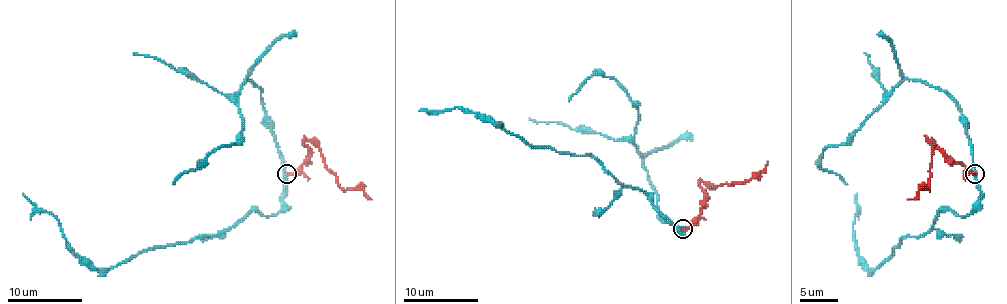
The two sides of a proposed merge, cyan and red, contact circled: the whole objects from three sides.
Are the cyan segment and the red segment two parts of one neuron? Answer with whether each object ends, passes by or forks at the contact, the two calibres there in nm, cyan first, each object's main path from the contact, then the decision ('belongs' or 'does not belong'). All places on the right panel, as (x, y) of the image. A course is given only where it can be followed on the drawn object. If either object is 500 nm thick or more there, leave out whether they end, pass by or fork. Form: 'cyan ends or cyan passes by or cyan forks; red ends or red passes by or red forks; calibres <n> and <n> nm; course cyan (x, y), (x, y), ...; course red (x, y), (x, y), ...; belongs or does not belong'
cyan passes by; red ends; calibres 280 and 240 nm; course cyan (974, 173), (980, 201), (969, 214), (943, 210), (929, 231), (903, 238), (875, 268), (858, 255), (856, 193); course red (974, 173), (958, 161), (952, 161), (928, 141), (931, 148), (929, 188), (920, 190), (913, 199), (907, 199); does not belong

